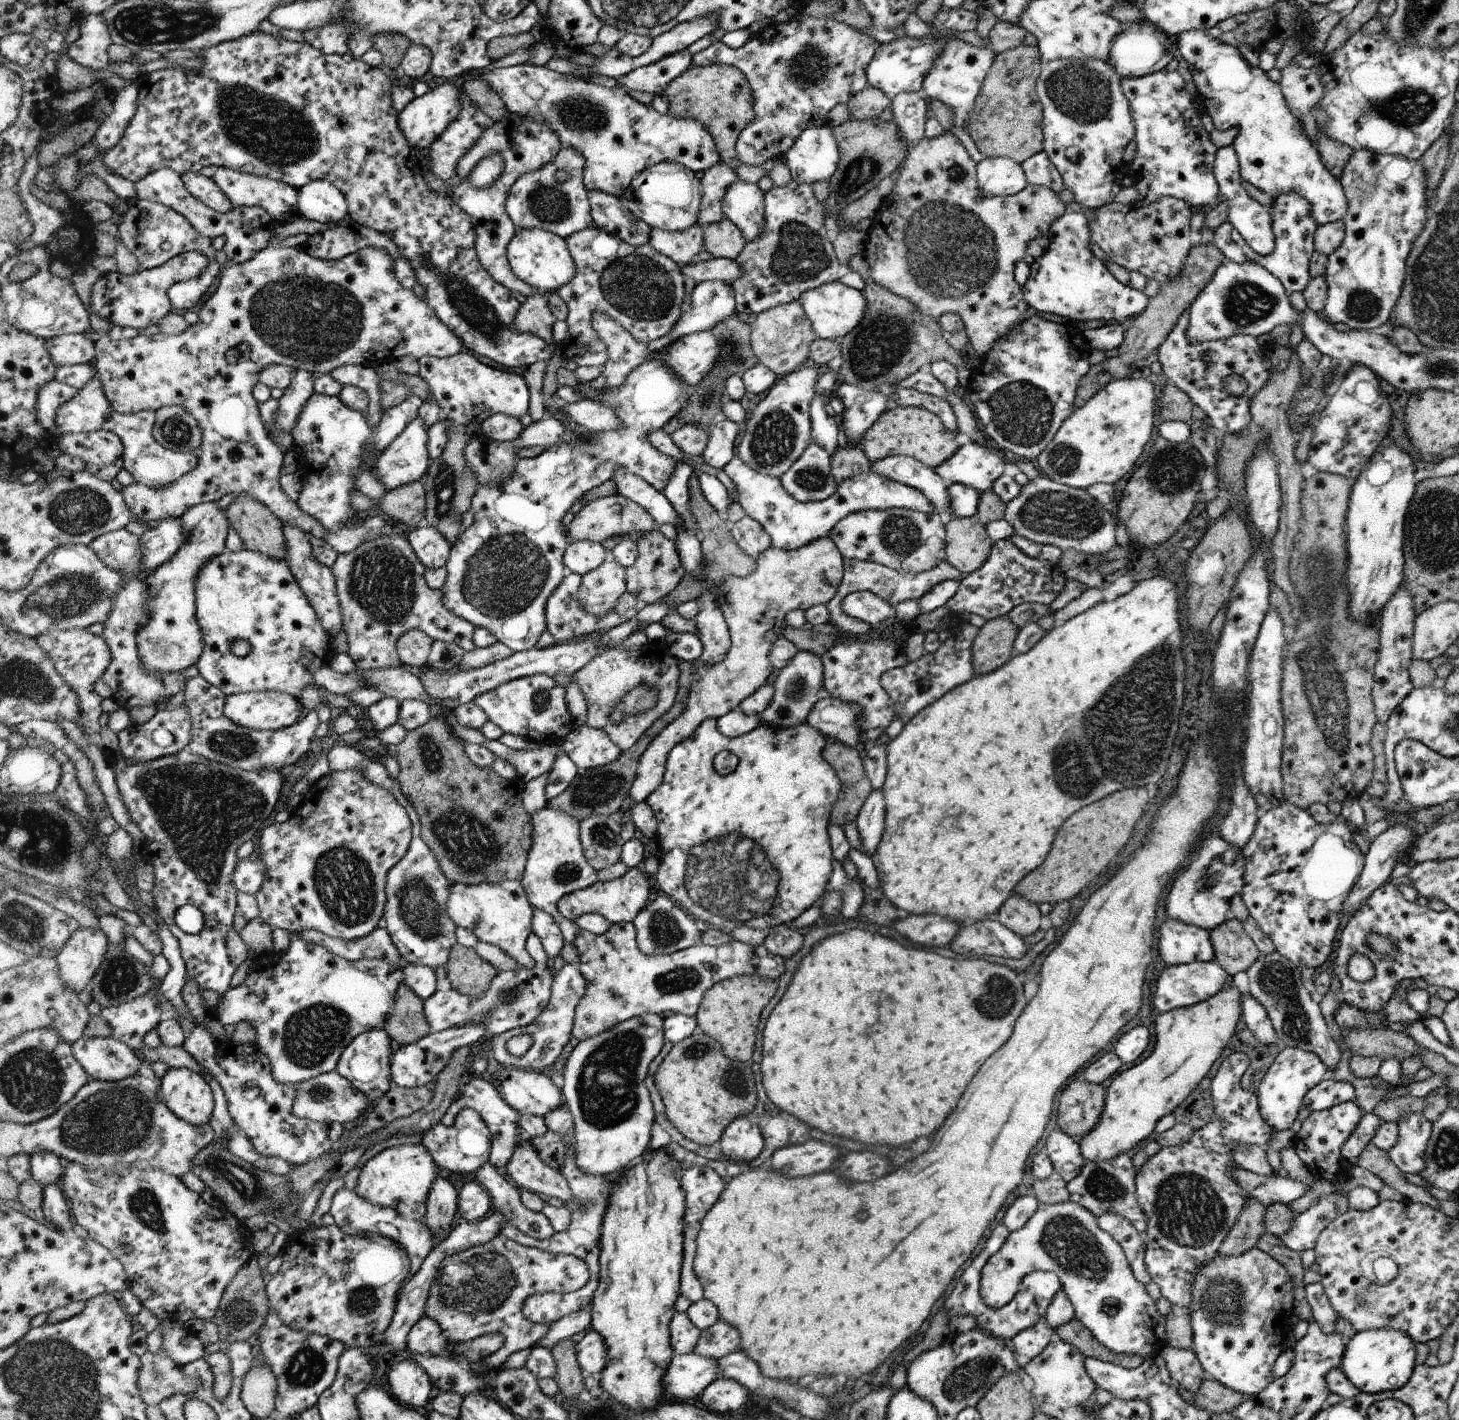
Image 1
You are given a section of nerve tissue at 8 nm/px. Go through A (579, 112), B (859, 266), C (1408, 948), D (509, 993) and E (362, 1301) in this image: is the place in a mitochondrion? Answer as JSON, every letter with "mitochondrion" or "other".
{"A":"mitochondrion","B":"other","C":"other","D":"mitochondrion","E":"mitochondrion"}

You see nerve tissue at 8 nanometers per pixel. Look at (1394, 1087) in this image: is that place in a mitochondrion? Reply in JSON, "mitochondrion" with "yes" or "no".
{"mitochondrion":"no"}

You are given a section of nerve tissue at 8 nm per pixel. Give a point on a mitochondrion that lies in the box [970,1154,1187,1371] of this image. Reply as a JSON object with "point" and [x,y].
{"point":[1067,1242]}

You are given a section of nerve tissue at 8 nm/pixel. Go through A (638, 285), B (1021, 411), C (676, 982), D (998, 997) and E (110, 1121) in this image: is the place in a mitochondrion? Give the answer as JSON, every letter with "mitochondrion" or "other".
{"A":"mitochondrion","B":"mitochondrion","C":"mitochondrion","D":"mitochondrion","E":"mitochondrion"}

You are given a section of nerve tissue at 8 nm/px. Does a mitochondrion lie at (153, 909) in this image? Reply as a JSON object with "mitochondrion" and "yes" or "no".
{"mitochondrion":"no"}

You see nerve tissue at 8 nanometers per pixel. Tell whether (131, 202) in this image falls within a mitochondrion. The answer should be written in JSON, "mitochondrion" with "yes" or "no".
{"mitochondrion":"no"}

